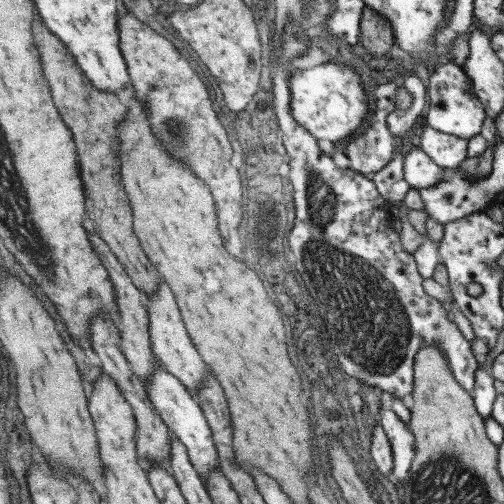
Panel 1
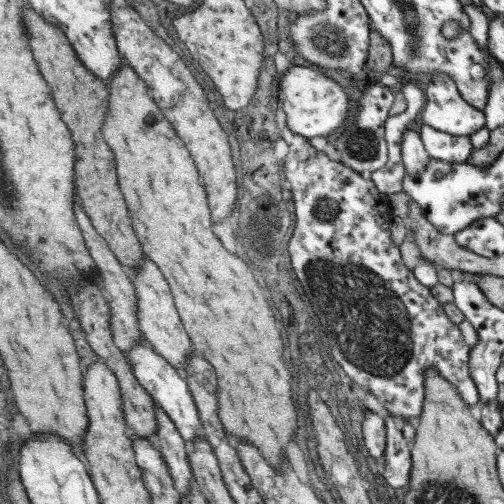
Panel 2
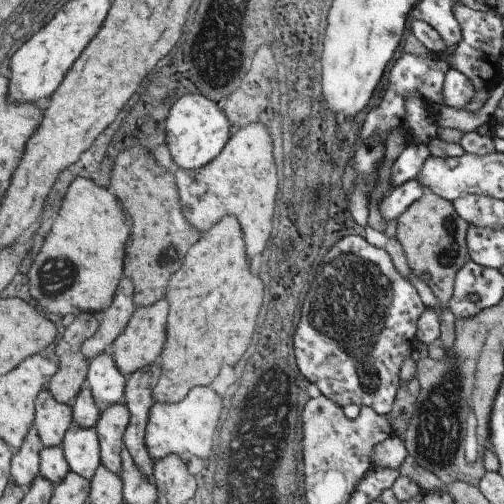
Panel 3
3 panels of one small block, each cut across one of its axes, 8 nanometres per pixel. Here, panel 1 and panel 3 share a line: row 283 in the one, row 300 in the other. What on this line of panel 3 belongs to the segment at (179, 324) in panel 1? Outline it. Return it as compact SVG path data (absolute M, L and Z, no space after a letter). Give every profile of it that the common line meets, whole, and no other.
M161 300L149 308L137 308L133 320L125 328L125 332L117 338L117 342L111 346L111 354L115 356L117 368L129 378L135 372L141 372L155 362L159 364L159 356L163 352L165 340L167 340L167 316L169 316L169 302Z

